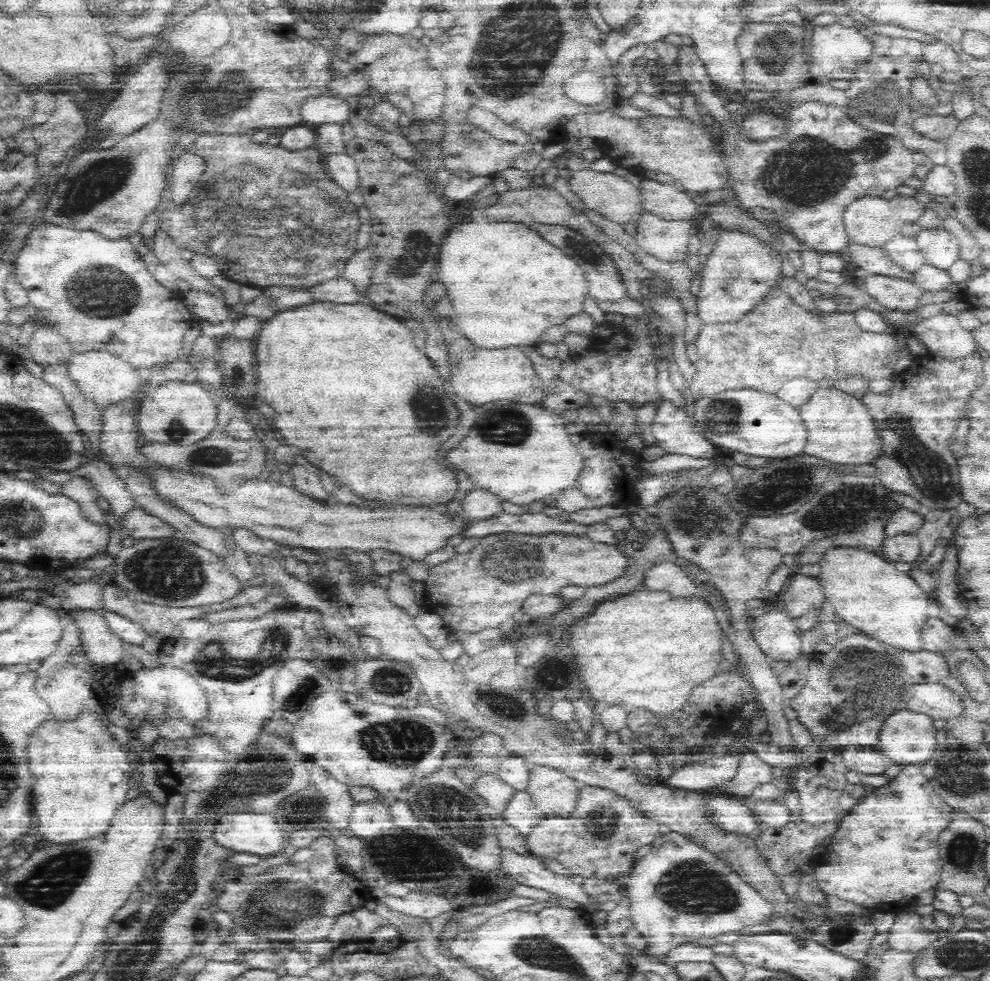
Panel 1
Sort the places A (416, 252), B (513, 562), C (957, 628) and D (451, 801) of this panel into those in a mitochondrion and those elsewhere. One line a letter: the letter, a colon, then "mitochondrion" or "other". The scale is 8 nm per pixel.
A: mitochondrion
B: mitochondrion
C: other
D: mitochondrion

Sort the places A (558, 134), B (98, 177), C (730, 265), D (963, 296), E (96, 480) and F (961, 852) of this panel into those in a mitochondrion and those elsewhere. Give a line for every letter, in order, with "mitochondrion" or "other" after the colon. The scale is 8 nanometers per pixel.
A: other
B: mitochondrion
C: mitochondrion
D: other
E: other
F: mitochondrion

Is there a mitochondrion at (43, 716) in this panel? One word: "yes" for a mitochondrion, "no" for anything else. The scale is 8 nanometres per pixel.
no

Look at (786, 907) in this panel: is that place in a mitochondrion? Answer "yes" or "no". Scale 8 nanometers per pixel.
no

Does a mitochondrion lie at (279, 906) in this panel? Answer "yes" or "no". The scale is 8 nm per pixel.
yes

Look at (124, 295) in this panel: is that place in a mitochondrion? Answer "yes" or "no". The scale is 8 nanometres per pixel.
yes

